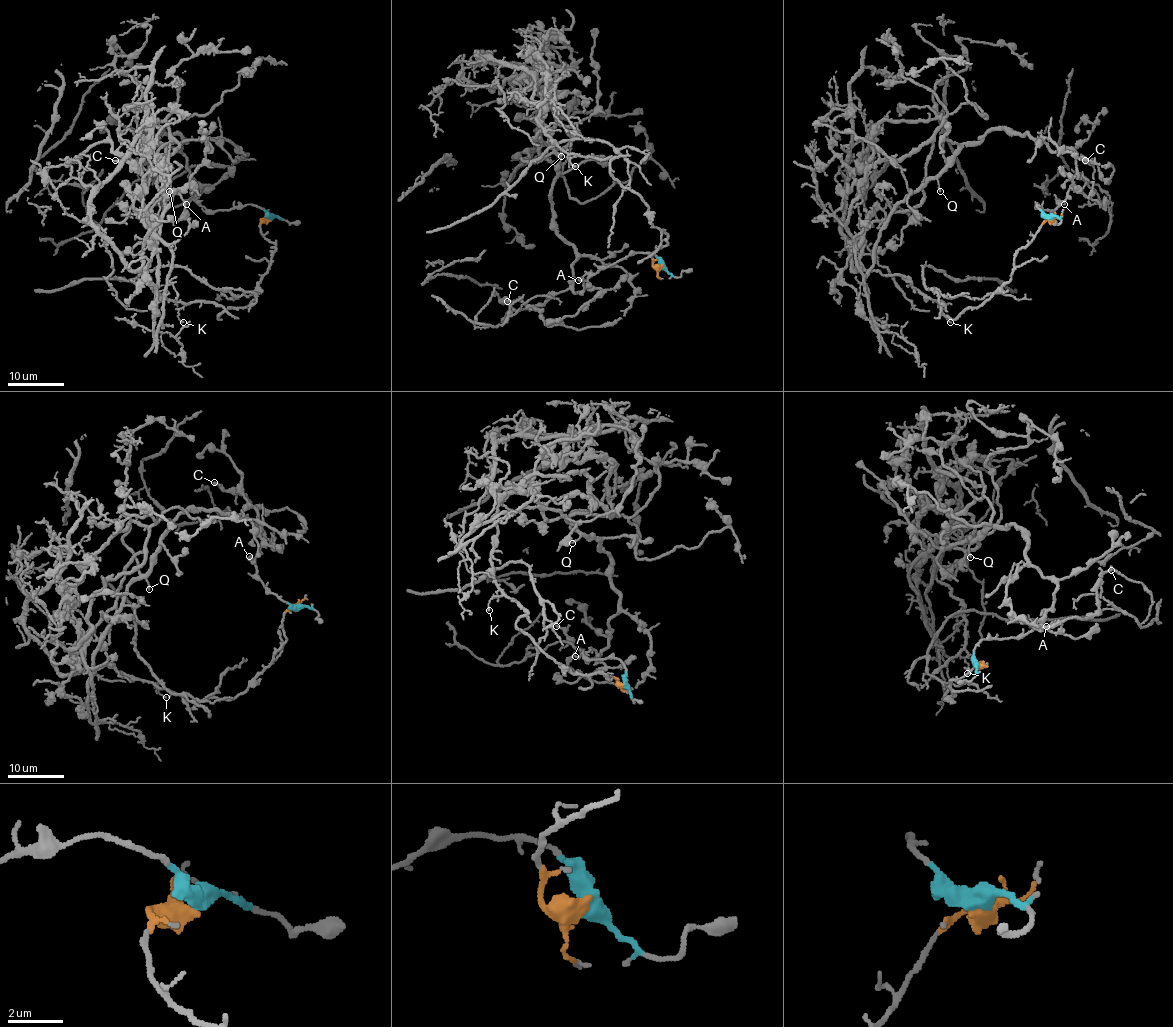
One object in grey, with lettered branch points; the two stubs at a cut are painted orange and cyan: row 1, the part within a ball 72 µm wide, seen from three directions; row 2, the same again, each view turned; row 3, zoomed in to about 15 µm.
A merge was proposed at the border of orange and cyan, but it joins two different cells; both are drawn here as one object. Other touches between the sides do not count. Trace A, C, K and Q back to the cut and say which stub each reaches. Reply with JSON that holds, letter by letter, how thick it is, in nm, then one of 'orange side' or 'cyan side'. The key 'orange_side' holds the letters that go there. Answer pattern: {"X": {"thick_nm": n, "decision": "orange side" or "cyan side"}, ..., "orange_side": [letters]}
{"A": {"thick_nm": 120, "decision": "cyan side"}, "C": {"thick_nm": 260, "decision": "cyan side"}, "K": {"thick_nm": 130, "decision": "orange side"}, "Q": {"thick_nm": 130, "decision": "cyan side"}, "orange_side": ["K"]}

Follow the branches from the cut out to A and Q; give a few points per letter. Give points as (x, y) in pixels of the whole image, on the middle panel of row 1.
A: (661, 267), (653, 254), (629, 253), (585, 275), (580, 281), (578, 279)
Q: (661, 267), (653, 254), (629, 253), (573, 291), (576, 250), (557, 230), (550, 197), (561, 156)

